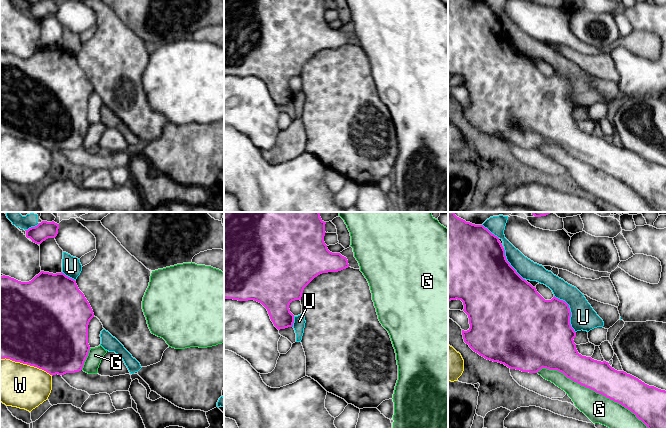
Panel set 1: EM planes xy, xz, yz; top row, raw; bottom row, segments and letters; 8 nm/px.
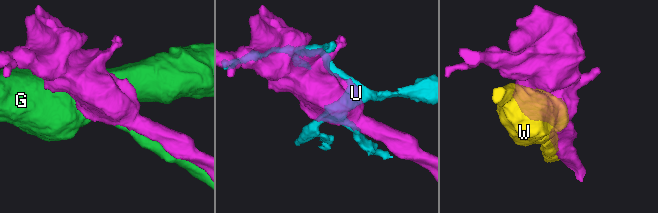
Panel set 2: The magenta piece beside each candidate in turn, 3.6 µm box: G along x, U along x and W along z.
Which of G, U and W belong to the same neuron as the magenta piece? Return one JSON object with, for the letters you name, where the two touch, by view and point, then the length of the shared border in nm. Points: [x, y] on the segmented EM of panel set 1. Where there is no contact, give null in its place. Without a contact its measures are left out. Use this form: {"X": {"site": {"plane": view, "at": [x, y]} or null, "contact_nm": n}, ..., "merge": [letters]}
{"merge": []}

